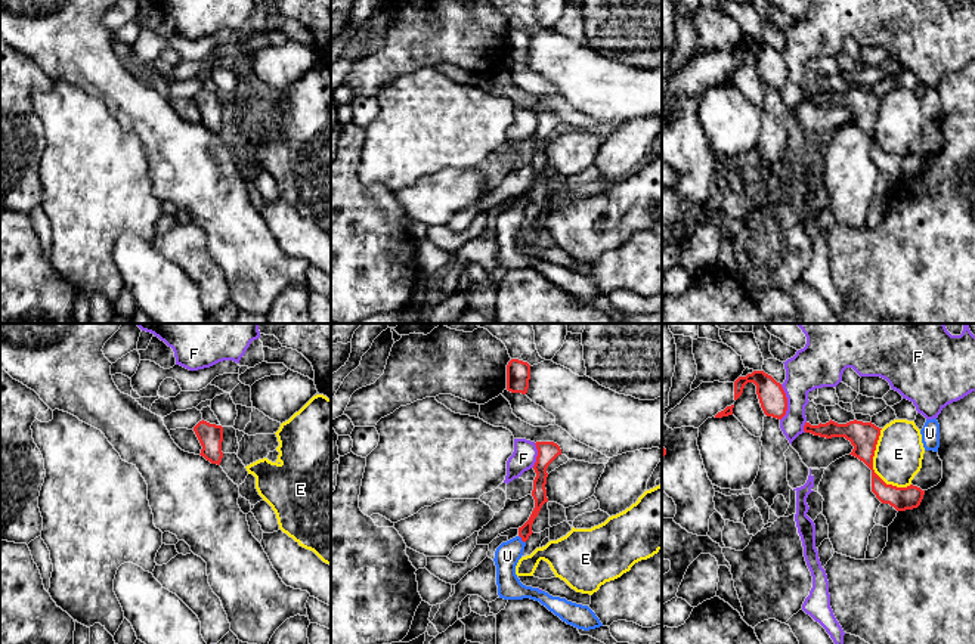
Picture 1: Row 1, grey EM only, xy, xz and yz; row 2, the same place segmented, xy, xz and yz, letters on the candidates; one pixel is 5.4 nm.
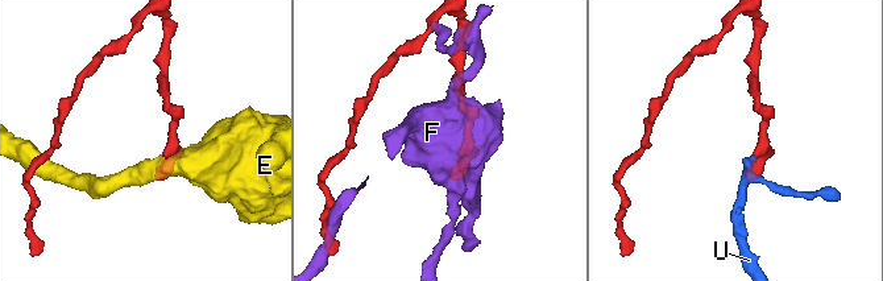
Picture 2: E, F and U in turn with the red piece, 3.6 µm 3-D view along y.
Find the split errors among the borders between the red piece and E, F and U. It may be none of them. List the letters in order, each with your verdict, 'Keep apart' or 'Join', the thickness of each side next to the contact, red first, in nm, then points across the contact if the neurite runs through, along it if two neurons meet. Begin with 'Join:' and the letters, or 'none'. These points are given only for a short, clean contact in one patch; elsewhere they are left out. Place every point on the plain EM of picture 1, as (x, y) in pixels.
Join: U
E: Keep apart. Thickness 160 nm (red) against 260 nm
F: Keep apart. Thickness 150 nm (red) against 240 nm. Boundary: yz (782, 53), (786, 62), (786, 83), (780, 89)
U: Join. Thickness 70 nm (red) against 140 nm. Path across: xz (525, 200), (522, 209), (507, 225)

